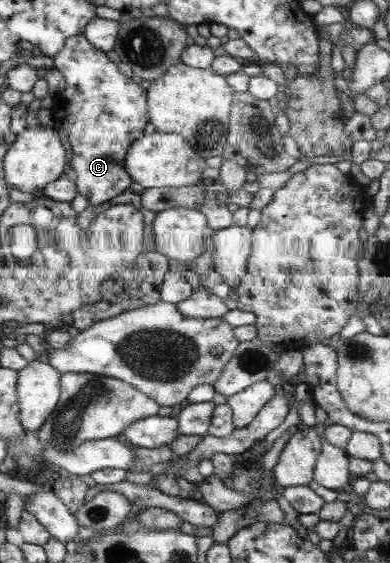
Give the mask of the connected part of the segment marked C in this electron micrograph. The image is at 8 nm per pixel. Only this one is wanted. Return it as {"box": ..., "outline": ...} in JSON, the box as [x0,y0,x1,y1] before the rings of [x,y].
{"box":[51,36,148,206],"outline":[[[72,36],[51,60],[53,68],[60,72],[66,83],[62,92],[58,94],[62,105],[57,106],[56,109],[59,124],[72,150],[69,165],[76,176],[76,189],[79,190],[80,196],[86,198],[92,206],[114,202],[132,183],[132,178],[124,164],[127,151],[142,134],[142,128],[148,122],[146,118],[147,92],[144,92],[138,84],[134,84],[130,78],[118,74],[116,64],[112,64],[104,56],[104,52],[92,46],[84,36]]]}

